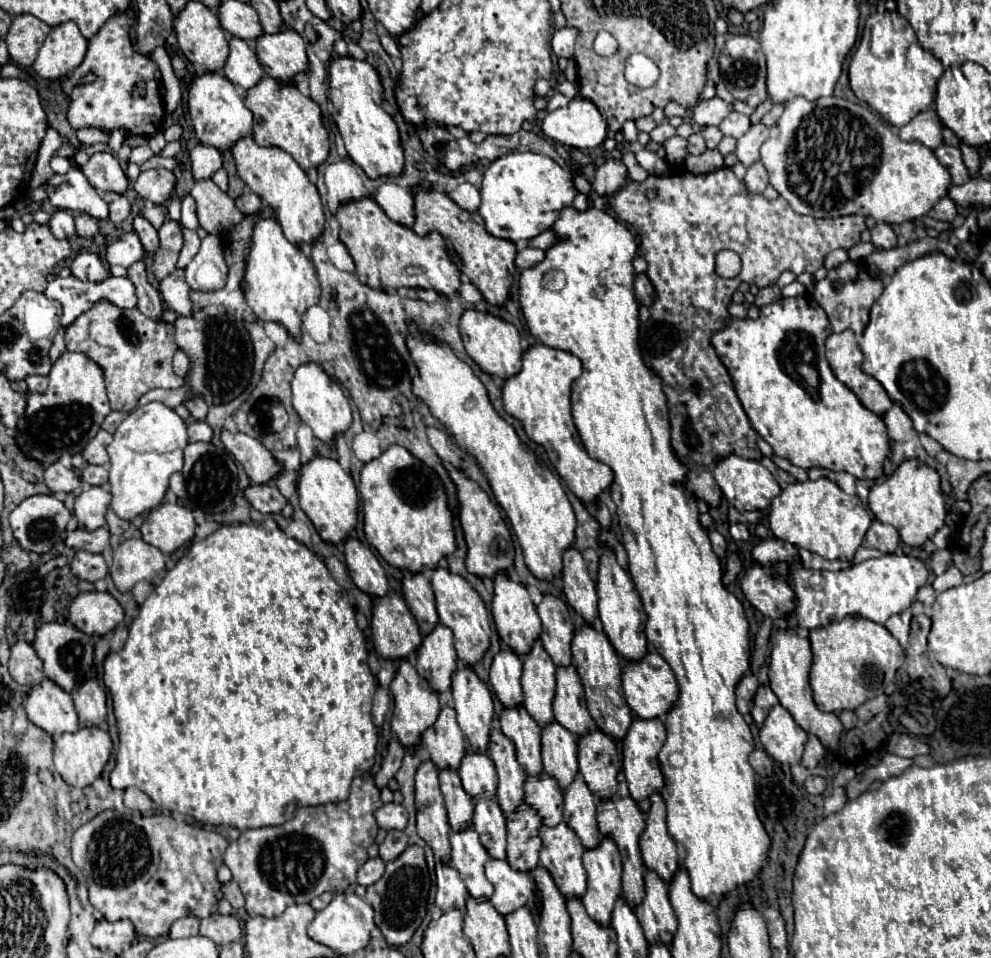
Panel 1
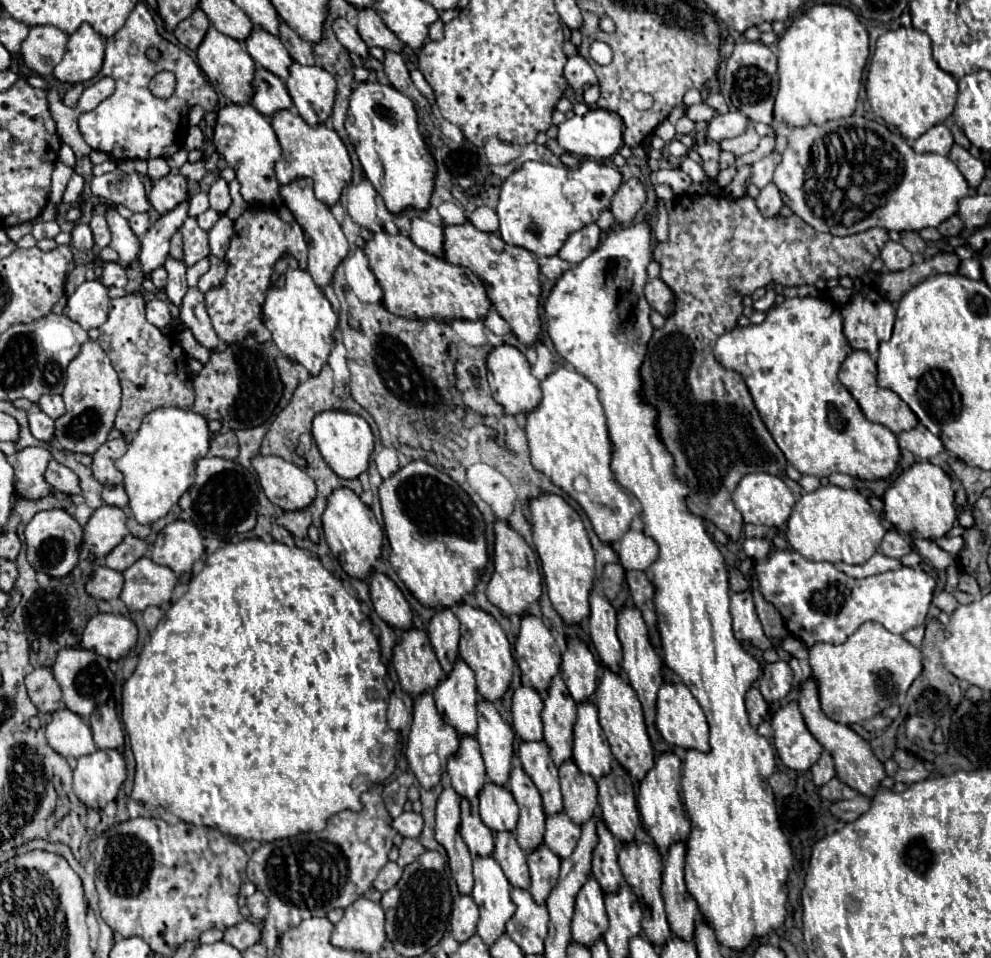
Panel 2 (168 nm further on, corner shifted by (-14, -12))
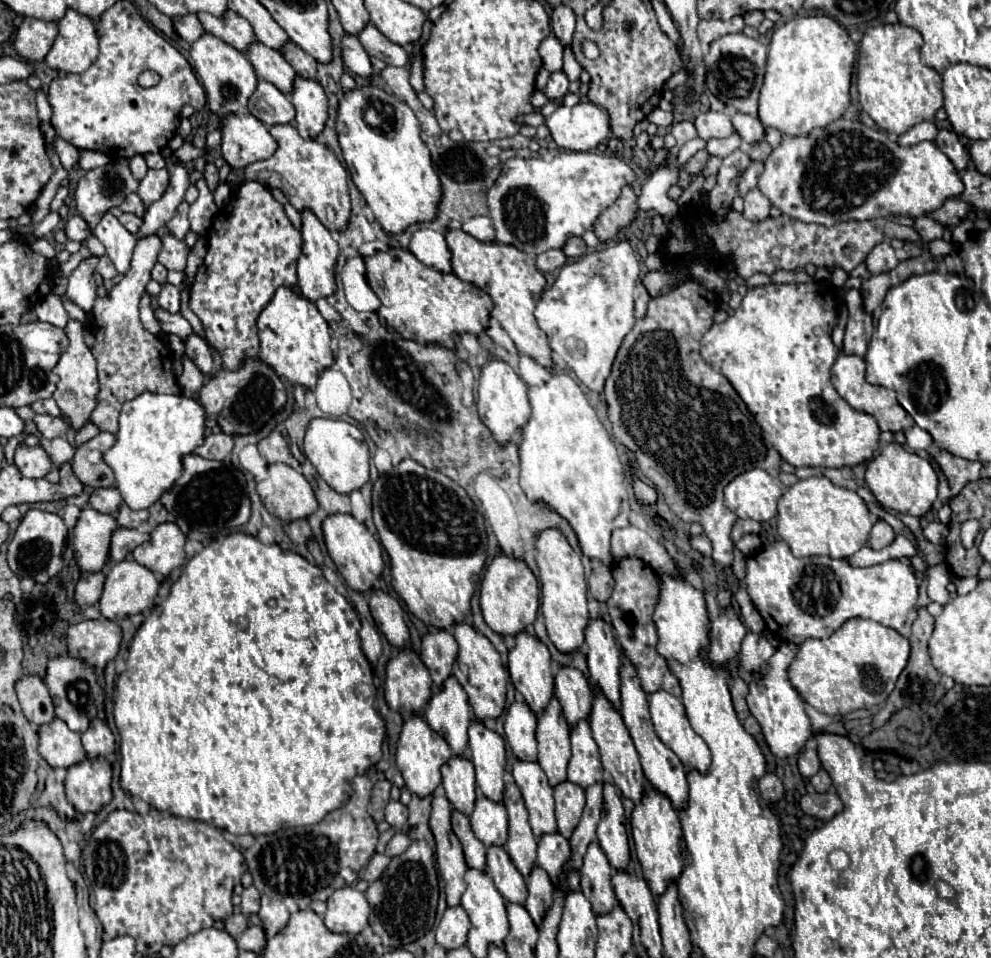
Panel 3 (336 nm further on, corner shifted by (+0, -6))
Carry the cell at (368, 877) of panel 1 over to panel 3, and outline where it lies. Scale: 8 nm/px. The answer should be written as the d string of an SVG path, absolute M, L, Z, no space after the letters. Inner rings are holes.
M374 854L372 860L370 860L370 864L364 868L362 878L372 884L374 880L380 878L380 874L386 870L388 864L390 864L390 858L388 858L388 856L384 856L384 854Z

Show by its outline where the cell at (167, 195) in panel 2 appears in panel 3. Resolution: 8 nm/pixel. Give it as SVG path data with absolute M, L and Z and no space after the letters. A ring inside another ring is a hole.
M166 168L148 170L148 174L140 180L140 188L138 188L138 196L142 198L142 202L150 206L152 202L160 200L168 188L168 180L170 180L170 174Z

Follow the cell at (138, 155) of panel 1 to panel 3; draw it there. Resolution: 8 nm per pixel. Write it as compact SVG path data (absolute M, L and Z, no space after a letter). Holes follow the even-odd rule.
M134 156L134 158L130 158L130 170L132 170L132 176L134 176L136 180L142 180L142 178L146 176L146 170L148 170L144 156Z

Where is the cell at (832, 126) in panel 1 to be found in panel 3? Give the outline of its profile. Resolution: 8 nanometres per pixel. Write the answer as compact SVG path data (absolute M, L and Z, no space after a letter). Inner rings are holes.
M838 118L806 136L784 136L764 162L758 188L782 214L834 226L842 220L874 220L878 210L880 216L926 216L938 210L946 198L960 196L962 180L934 142L902 148L882 130ZM858 194L862 194L862 202L854 202Z

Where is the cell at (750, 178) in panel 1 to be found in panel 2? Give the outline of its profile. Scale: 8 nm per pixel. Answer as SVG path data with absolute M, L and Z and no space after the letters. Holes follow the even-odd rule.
M768 184L764 190L760 190L760 196L756 198L756 206L762 212L762 216L772 218L780 214L782 208L782 196L774 184Z

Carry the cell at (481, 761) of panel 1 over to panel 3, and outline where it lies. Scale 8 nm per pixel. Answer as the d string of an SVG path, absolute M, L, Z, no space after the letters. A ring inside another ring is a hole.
M486 796L476 798L474 810L470 814L470 824L478 840L484 842L484 846L504 846L508 838L508 816L502 802L494 802Z

